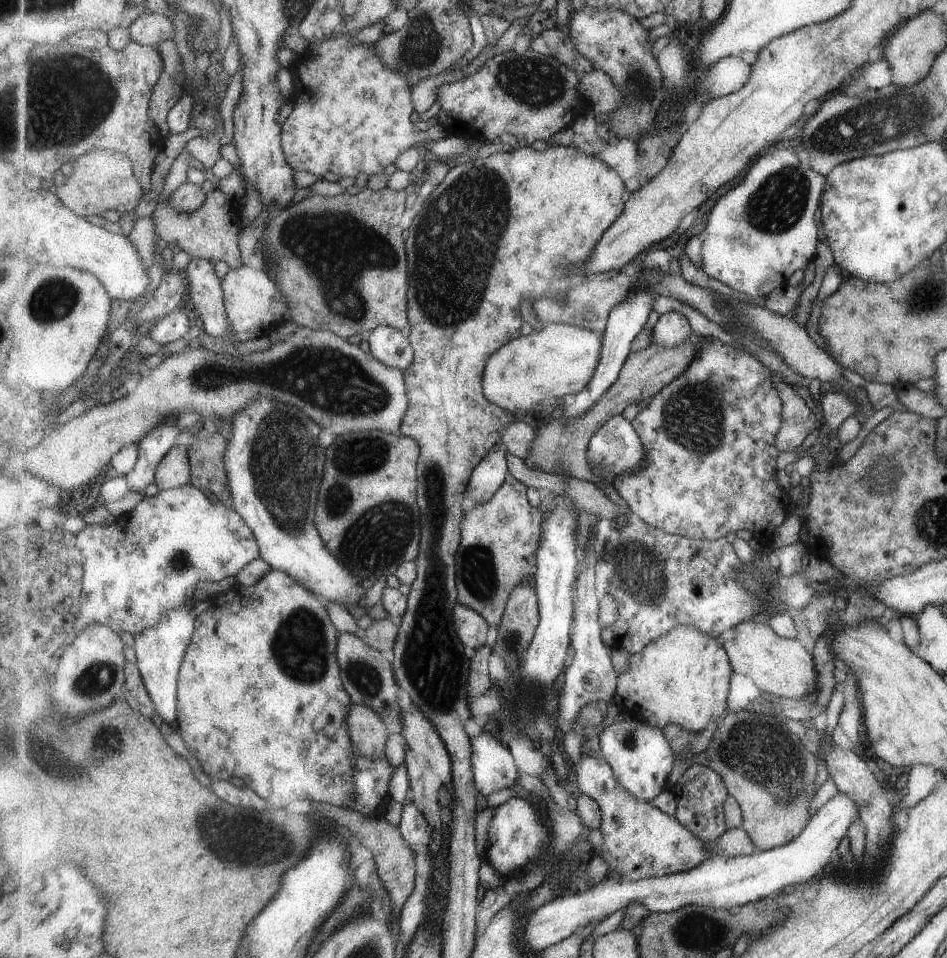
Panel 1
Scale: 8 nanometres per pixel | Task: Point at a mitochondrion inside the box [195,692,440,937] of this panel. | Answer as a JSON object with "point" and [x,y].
{"point":[272,840]}

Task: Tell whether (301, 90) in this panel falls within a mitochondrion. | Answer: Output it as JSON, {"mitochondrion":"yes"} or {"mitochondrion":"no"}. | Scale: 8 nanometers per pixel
{"mitochondrion":"no"}

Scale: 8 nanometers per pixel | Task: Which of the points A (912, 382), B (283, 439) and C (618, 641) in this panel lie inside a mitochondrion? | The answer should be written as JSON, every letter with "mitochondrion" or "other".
{"A":"other","B":"mitochondrion","C":"other"}

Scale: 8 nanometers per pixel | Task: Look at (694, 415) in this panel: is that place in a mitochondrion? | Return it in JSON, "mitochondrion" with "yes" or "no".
{"mitochondrion":"yes"}

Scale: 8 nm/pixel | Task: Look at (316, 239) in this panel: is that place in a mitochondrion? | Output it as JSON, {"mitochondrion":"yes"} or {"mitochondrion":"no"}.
{"mitochondrion":"yes"}

